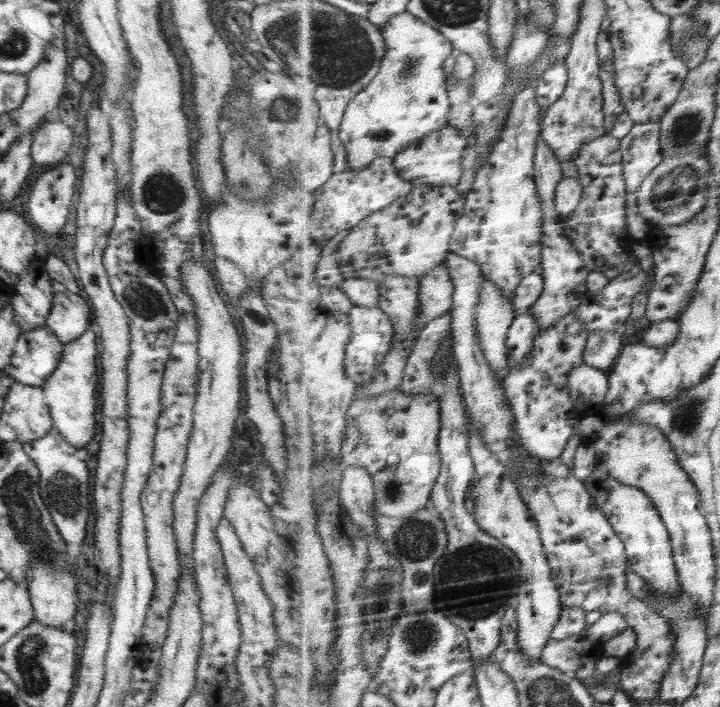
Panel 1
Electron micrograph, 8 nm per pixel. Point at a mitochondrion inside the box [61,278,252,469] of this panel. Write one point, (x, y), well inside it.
(145, 302)

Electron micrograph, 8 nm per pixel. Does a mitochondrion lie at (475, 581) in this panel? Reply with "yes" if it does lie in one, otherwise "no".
yes

